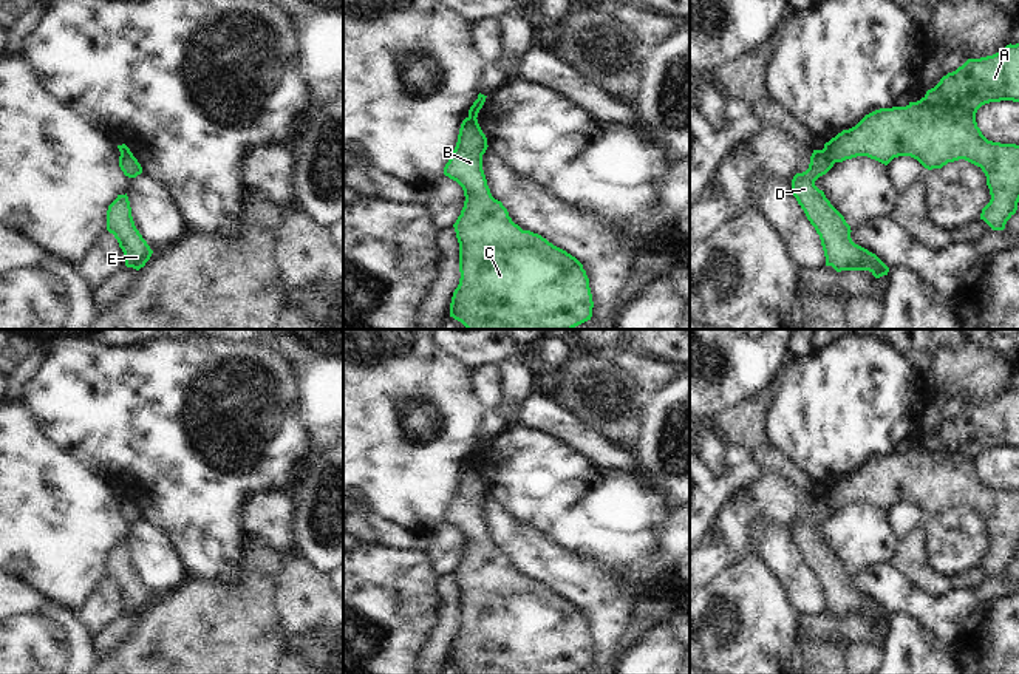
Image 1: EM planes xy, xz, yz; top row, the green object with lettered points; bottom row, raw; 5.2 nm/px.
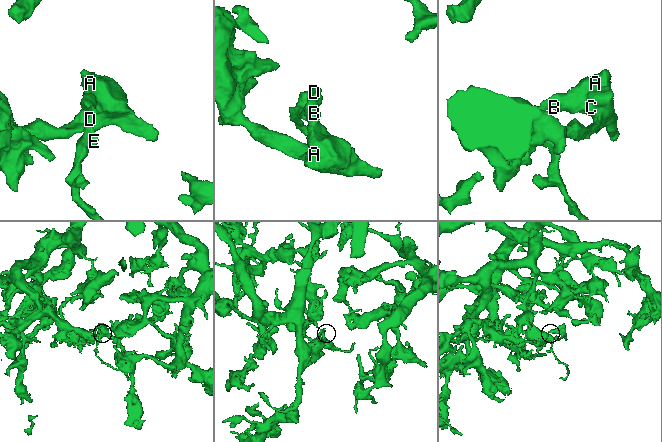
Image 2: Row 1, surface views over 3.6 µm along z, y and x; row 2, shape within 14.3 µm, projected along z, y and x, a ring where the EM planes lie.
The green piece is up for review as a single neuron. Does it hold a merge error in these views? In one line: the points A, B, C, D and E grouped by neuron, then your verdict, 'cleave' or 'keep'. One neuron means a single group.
A B C / D E | cleave

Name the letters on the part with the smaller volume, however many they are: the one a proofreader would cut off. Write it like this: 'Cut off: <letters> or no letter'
Cut off: D, E

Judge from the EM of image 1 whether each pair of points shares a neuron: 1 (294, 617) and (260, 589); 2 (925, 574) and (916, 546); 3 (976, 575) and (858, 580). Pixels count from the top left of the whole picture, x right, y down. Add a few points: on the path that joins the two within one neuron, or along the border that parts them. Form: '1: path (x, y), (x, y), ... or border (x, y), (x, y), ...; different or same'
1: border (277, 571), (274, 609), (279, 616), (282, 636); different
2: path (919, 568), (916, 565), (916, 552); same
3: border (988, 578), (971, 589), (953, 589); different

